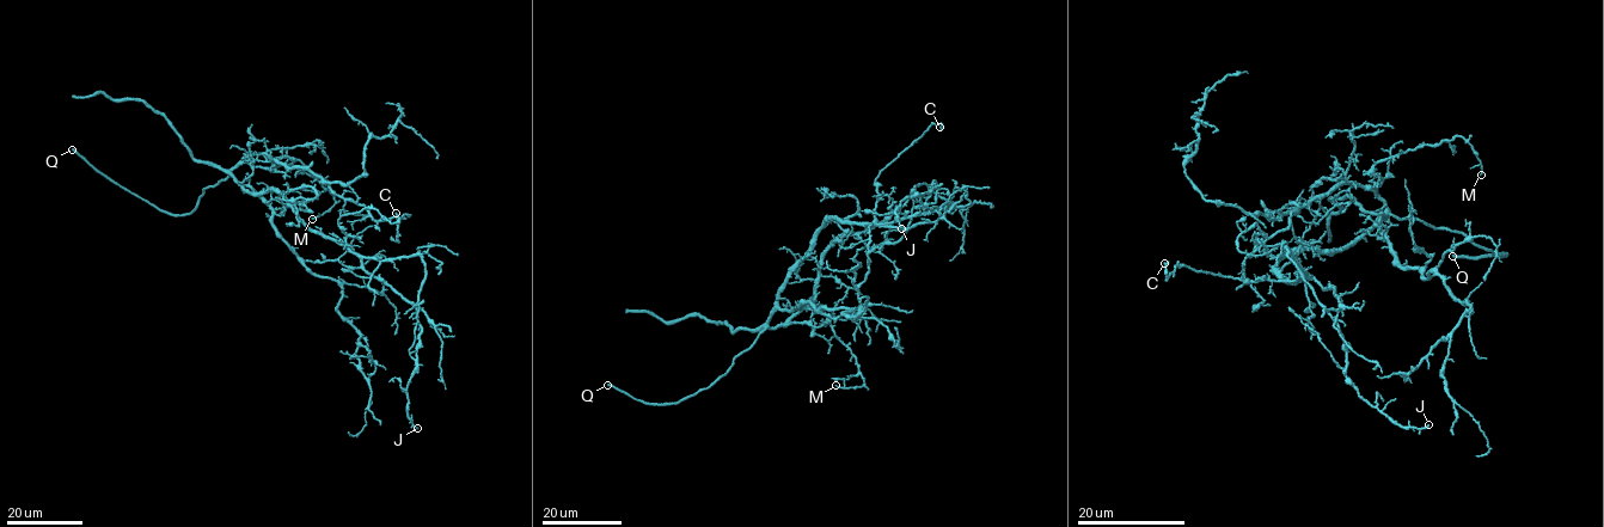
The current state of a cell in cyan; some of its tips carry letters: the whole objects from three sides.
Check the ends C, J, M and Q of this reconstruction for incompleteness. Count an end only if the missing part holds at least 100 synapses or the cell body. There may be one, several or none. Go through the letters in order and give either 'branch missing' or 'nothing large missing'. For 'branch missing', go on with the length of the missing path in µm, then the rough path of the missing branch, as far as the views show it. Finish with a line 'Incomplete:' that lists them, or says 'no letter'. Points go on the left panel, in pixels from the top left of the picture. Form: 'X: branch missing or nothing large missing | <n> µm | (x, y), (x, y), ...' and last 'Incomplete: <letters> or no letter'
C: nothing large missing
J: nothing large missing
M: nothing large missing
Q: branch missing | 30 µm | (72, 149), (65, 142), (7, 126)
Incomplete: Q

